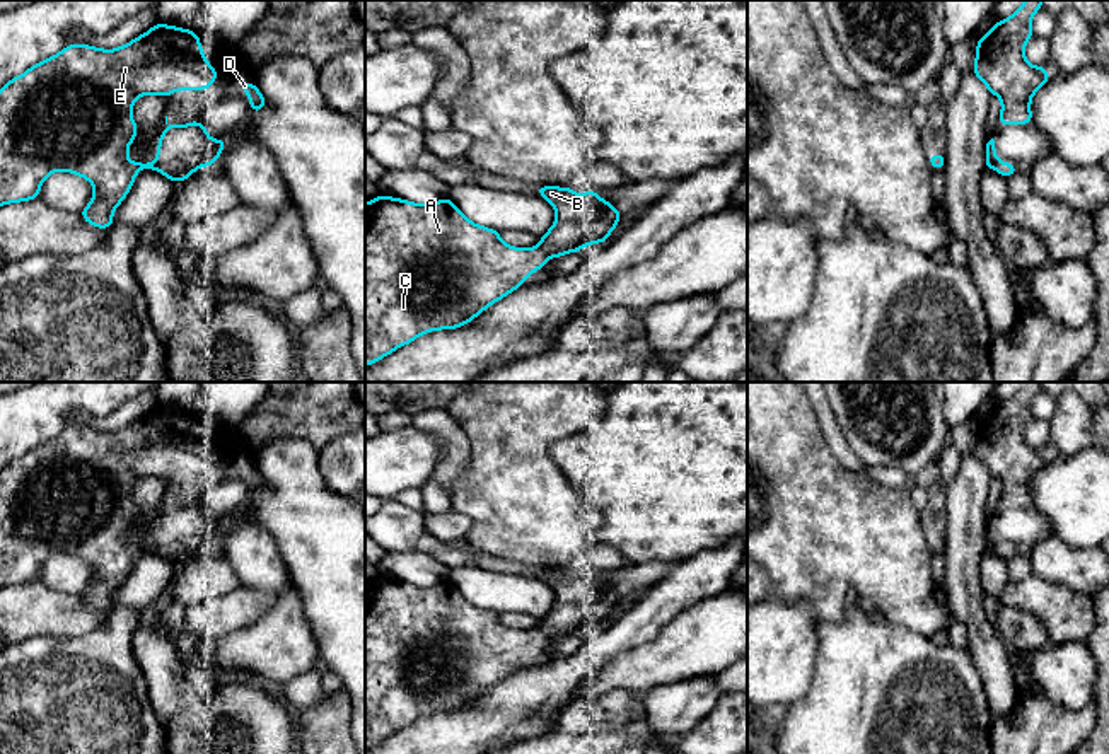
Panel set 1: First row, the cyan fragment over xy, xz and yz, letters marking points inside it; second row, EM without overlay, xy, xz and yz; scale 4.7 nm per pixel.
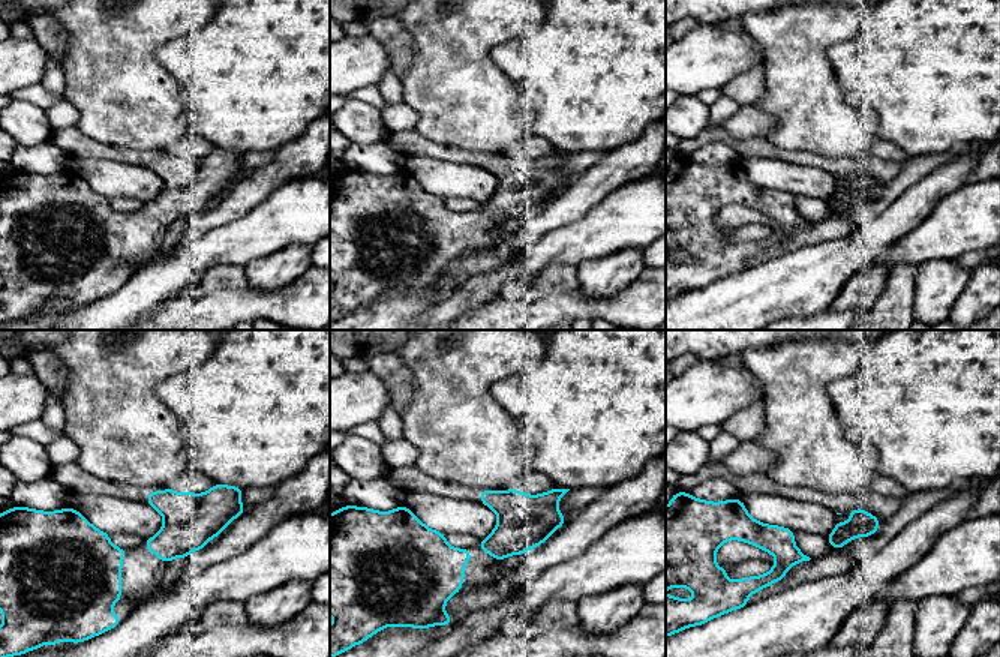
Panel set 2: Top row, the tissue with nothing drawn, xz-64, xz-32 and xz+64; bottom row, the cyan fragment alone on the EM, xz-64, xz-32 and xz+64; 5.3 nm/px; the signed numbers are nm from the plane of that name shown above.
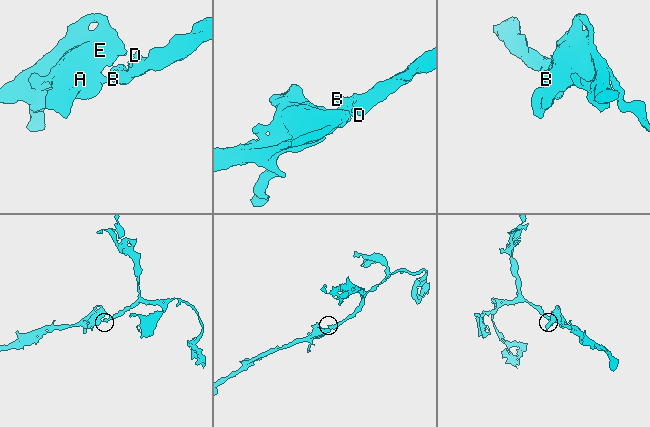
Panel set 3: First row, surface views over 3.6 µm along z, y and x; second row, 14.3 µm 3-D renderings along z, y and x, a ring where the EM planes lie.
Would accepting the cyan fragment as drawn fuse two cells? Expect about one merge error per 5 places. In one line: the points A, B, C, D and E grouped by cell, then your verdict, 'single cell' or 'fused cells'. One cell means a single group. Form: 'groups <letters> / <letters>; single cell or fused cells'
groups A B C D E; single cell

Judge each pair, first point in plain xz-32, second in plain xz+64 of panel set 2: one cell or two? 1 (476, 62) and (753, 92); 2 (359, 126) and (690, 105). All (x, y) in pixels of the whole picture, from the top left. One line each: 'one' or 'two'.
1: two
2: one

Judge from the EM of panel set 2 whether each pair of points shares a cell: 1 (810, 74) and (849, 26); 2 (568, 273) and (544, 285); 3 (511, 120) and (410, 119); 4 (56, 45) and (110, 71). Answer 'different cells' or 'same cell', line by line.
1: same cell
2: same cell
3: different cells
4: different cells

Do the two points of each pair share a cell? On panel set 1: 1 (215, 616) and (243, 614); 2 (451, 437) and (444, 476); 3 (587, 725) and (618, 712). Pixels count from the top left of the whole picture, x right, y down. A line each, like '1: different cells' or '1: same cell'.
1: same cell
2: same cell
3: same cell

